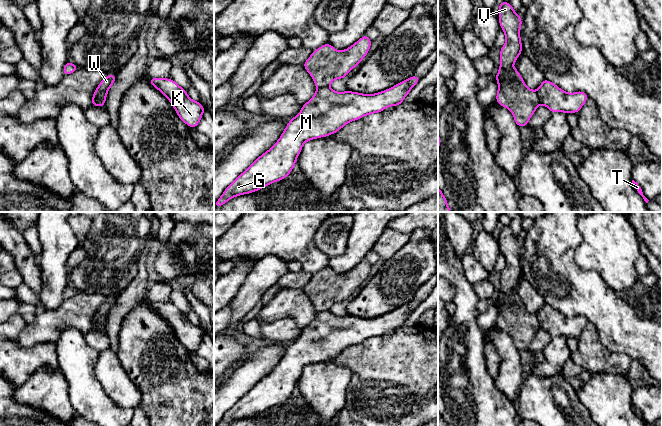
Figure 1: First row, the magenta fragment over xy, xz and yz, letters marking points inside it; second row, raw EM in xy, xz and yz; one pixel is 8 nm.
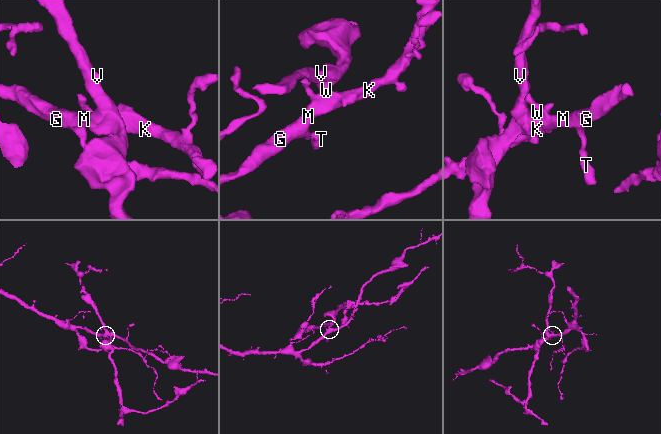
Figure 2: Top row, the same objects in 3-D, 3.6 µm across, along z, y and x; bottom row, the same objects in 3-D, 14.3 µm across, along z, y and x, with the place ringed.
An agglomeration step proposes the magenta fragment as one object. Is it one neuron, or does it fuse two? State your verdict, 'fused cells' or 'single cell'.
fused cells

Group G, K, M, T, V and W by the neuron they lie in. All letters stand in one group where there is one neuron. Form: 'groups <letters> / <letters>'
groups G K M T W / V

